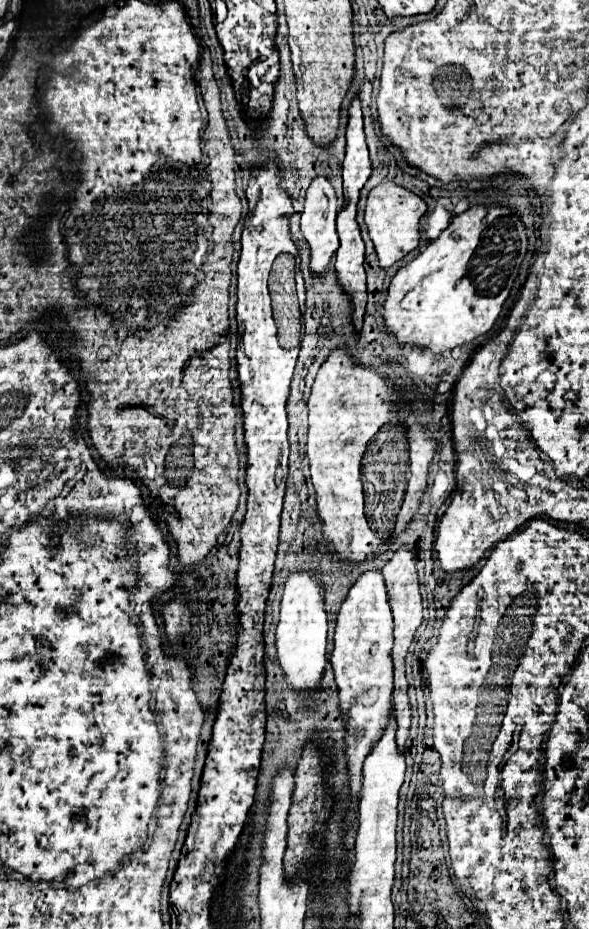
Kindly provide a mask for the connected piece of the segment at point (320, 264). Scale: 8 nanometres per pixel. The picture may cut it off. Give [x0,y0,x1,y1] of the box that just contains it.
[301,176,339,274]

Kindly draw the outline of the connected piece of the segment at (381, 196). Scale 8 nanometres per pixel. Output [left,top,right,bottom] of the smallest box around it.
[365,182,427,268]

